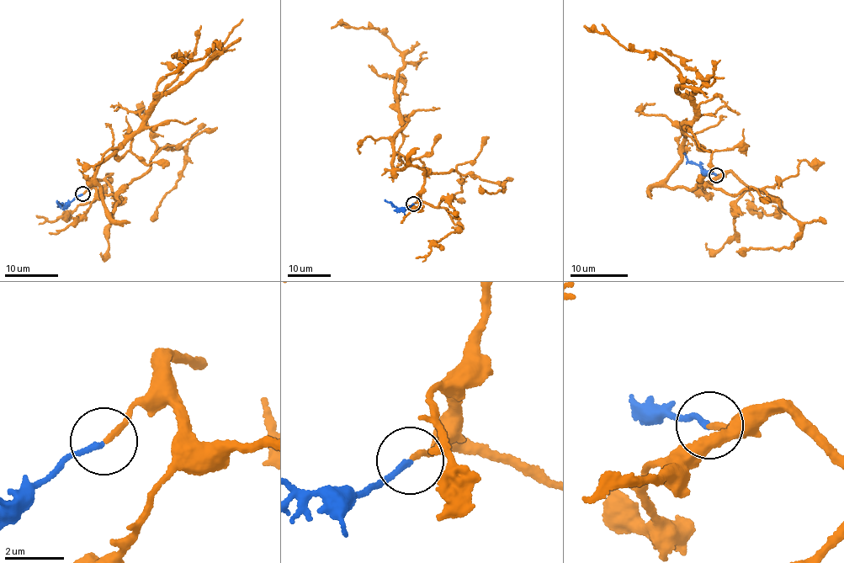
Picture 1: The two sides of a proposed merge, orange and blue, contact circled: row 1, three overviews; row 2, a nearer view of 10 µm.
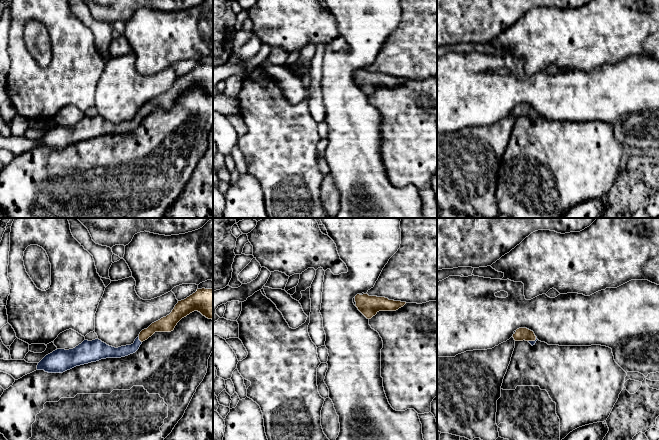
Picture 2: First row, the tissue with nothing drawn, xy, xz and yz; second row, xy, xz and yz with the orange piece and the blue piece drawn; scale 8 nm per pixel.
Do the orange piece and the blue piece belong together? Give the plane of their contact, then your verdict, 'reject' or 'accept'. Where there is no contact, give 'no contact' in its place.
xy | accept

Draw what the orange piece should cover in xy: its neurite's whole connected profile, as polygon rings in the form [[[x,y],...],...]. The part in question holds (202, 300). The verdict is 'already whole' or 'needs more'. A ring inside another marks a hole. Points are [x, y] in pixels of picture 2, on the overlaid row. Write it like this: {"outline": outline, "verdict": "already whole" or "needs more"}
{"outline": [[[197,289],[184,300],[178,301],[172,312],[166,317],[152,323],[140,332],[131,345],[118,348],[107,345],[99,339],[84,340],[73,349],[57,349],[46,355],[37,365],[37,370],[48,373],[63,373],[76,366],[96,362],[106,358],[121,358],[135,353],[143,341],[155,332],[171,332],[177,323],[190,313],[198,311],[213,320],[213,289]]], "verdict": "needs more"}

